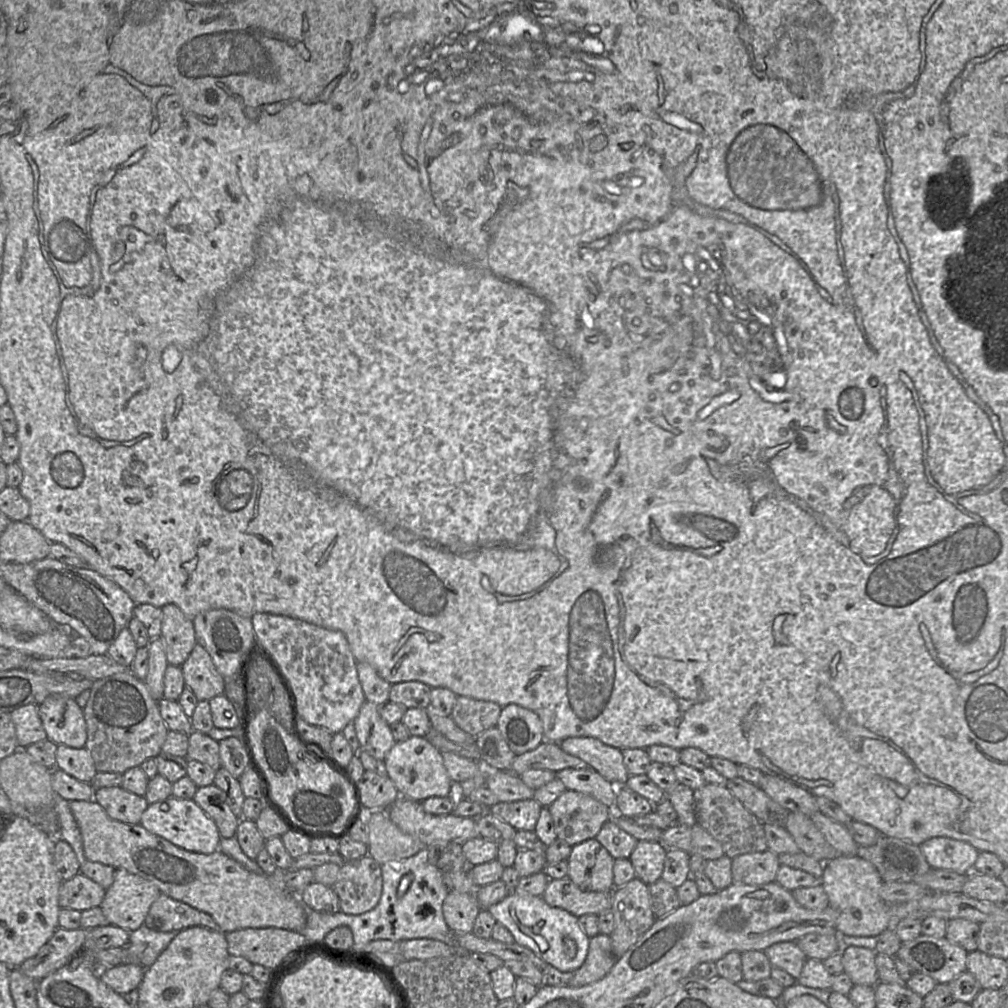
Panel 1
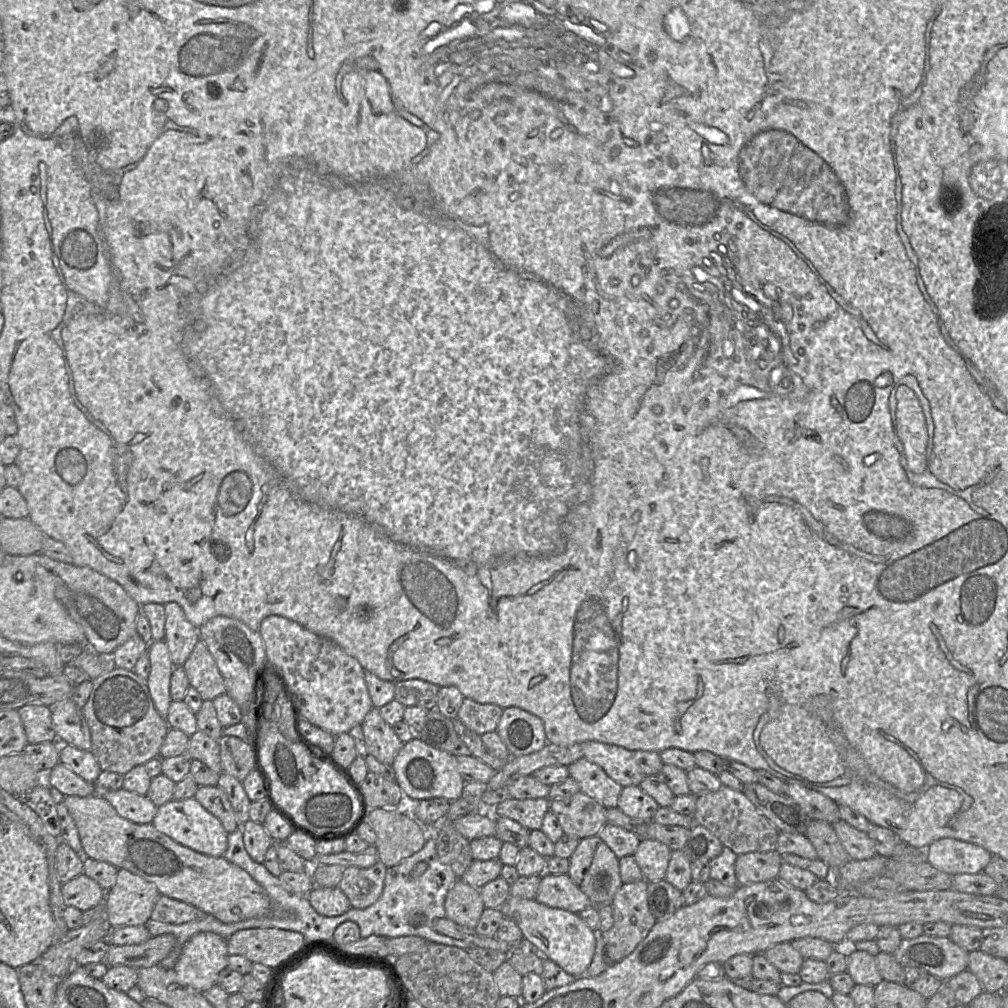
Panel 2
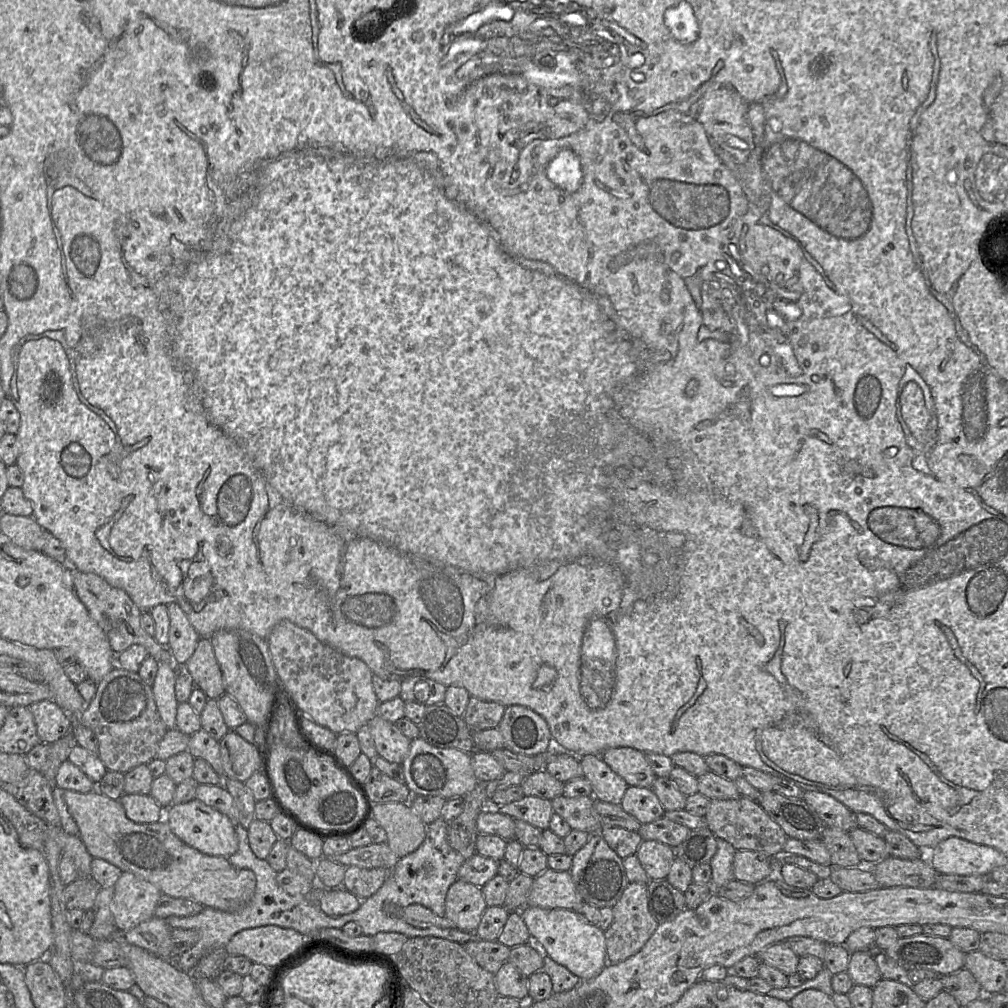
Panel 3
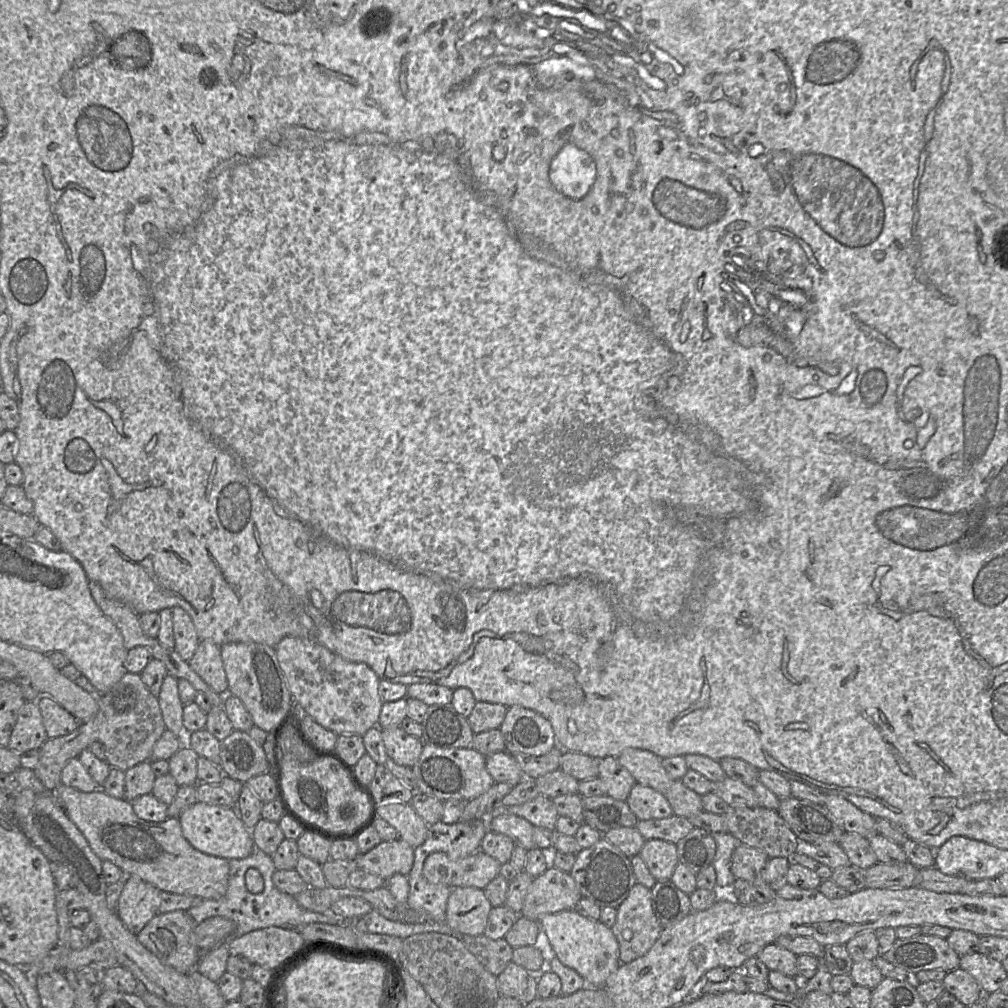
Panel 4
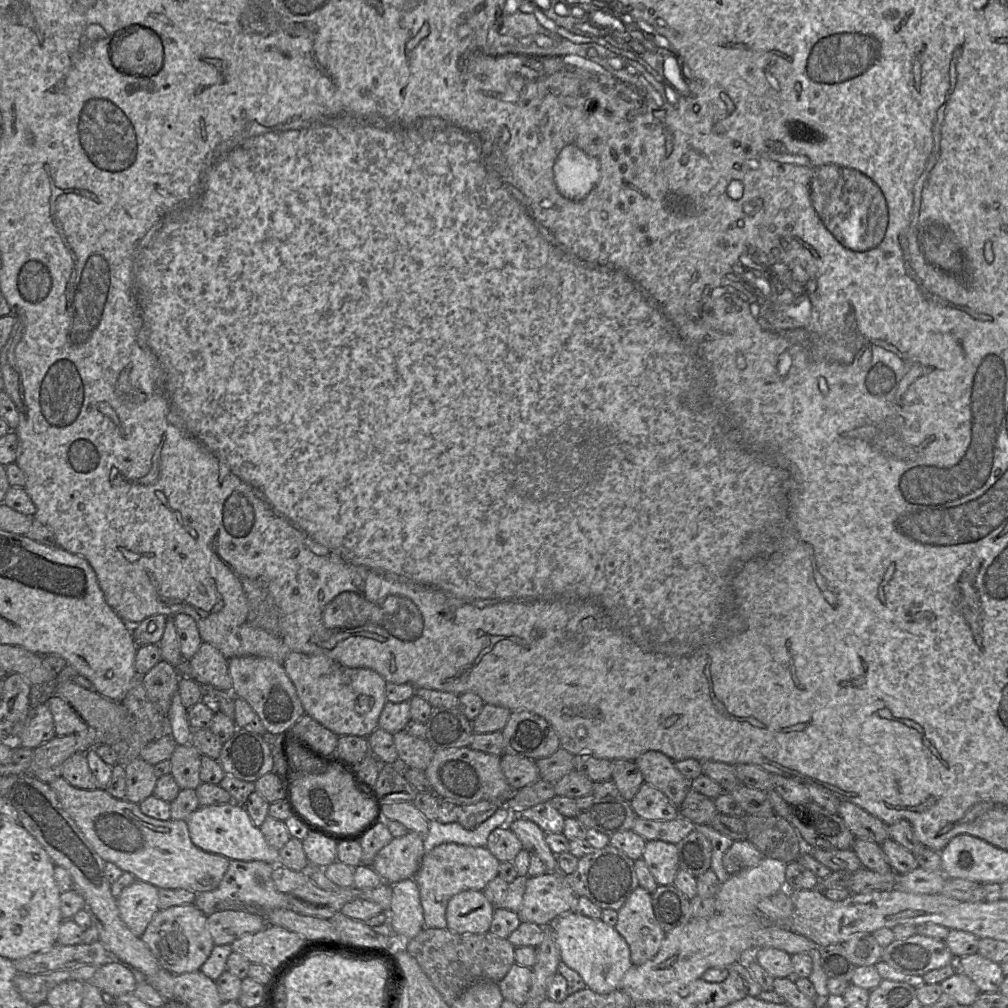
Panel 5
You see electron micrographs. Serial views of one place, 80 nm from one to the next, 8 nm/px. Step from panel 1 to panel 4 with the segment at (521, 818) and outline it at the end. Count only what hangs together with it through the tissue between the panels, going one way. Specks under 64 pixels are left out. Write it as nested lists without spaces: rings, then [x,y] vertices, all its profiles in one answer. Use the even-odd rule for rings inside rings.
[[[543,795],[503,811],[526,819],[534,827],[546,828],[548,830],[555,830],[559,817],[552,799]]]

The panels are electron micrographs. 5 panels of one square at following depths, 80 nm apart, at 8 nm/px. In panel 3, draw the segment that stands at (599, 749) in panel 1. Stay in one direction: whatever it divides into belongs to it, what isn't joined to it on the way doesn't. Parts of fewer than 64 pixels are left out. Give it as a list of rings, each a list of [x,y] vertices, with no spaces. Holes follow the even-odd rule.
[[[617,747],[607,749],[599,756],[629,786],[651,788],[657,775],[649,766],[645,755],[635,748]]]

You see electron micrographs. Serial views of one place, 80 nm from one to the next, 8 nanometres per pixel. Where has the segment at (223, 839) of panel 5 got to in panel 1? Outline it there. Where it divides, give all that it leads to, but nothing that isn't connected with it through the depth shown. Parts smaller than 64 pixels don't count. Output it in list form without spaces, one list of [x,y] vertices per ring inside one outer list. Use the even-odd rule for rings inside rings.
[[[169,797],[162,802],[149,804],[139,824],[150,833],[190,852],[211,854],[219,850],[221,836],[215,822],[193,799]]]

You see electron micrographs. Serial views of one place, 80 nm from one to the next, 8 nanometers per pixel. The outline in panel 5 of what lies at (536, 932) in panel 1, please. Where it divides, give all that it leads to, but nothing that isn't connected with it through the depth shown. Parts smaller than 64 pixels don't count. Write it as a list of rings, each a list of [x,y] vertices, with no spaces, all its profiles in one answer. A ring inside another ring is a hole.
[[[570,911],[553,920],[547,927],[556,933],[561,961],[575,970],[586,987],[599,994],[608,994],[620,988],[625,973],[633,966],[629,945],[615,927],[602,919],[593,919]]]

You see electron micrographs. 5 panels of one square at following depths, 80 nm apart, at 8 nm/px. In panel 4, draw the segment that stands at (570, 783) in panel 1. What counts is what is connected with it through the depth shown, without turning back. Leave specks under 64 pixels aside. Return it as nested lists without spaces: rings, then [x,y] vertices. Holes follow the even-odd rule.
[[[616,757],[599,759],[598,768],[598,778],[606,786],[606,795],[626,801],[632,787],[636,784],[631,773],[618,762]]]

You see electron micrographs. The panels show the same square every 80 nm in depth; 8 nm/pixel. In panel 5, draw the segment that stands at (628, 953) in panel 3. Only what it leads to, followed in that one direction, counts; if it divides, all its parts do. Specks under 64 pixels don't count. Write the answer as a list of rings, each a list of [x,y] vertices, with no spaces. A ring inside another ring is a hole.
[[[639,885],[617,912],[618,921],[614,927],[629,945],[633,965],[641,965],[655,957],[666,932],[661,928],[655,917],[651,893]]]

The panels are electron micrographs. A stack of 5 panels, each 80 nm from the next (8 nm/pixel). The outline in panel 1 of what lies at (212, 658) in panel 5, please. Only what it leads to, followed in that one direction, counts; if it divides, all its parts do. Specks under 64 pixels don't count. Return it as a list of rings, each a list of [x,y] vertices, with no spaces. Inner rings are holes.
[[[196,643],[186,661],[181,665],[185,686],[190,688],[199,701],[209,701],[224,694],[225,684],[211,656]]]

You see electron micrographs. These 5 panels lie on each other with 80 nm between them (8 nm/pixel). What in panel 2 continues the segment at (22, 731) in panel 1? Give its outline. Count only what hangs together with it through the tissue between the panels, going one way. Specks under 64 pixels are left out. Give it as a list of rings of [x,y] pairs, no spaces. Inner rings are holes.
[[[27,704],[18,709],[29,744],[56,742],[51,708],[42,704]]]

